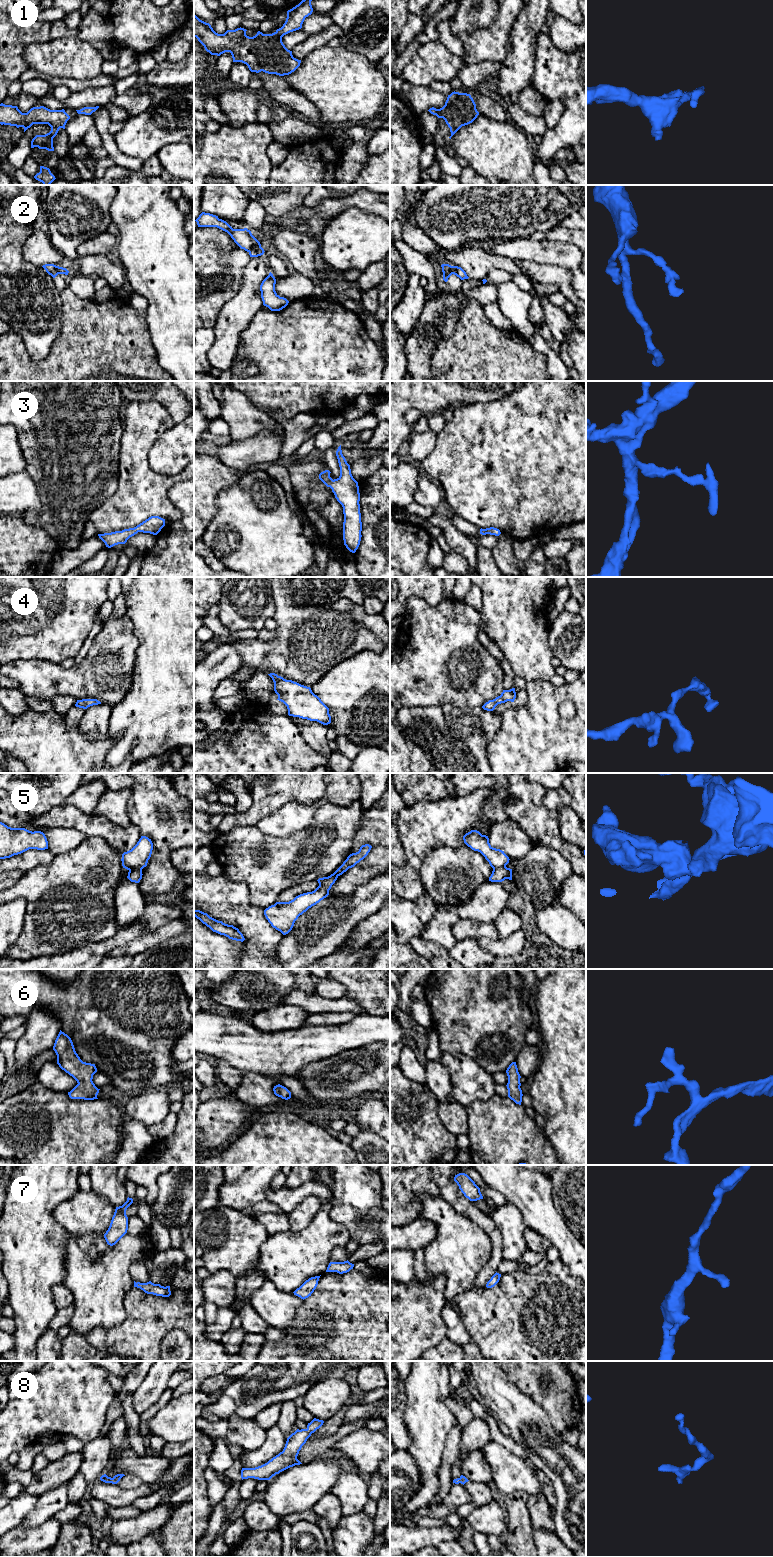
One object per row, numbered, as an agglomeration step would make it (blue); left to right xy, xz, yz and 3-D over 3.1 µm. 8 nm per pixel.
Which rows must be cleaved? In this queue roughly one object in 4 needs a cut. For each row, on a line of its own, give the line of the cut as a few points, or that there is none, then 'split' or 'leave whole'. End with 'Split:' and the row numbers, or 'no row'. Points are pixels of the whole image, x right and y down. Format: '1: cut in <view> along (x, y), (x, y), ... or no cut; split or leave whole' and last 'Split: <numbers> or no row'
1: no cut; leave whole
2: no cut; leave whole
3: no cut; leave whole
4: no cut; leave whole
5: cut in xy along (141, 868), (131, 868), (129, 870); split
6: no cut; leave whole
7: no cut; leave whole
8: no cut; leave whole
Split: 5

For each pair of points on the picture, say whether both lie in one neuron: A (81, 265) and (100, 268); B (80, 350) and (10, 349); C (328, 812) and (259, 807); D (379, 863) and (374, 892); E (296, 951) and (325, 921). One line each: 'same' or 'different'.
A: same
B: same
C: different
D: different
E: same

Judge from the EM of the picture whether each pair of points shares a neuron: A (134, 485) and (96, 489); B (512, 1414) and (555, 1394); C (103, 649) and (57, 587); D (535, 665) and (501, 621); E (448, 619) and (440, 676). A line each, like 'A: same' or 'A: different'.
A: different
B: different
C: different
D: same
E: same

